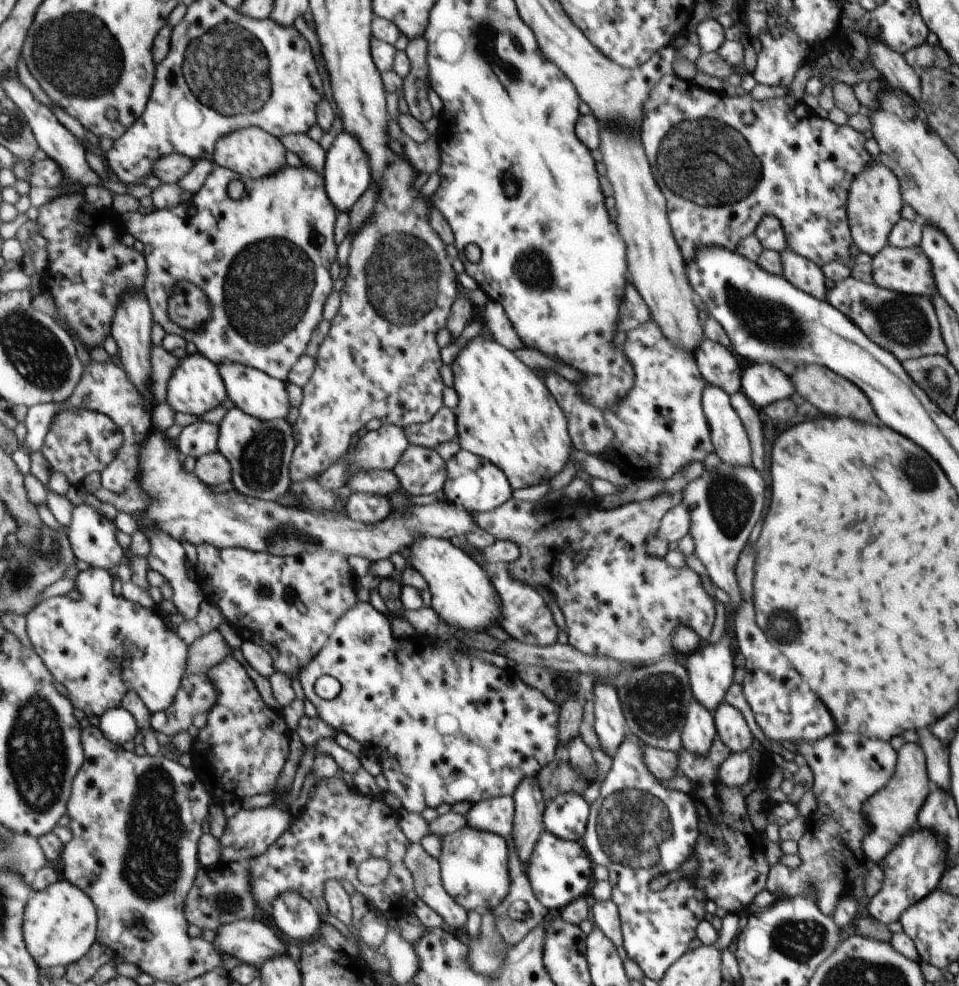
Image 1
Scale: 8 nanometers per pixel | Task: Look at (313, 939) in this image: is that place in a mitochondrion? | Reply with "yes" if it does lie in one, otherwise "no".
no

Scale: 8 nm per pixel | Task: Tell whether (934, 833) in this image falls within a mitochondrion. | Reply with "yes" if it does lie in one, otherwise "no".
no

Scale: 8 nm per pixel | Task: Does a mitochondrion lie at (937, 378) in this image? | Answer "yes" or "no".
yes

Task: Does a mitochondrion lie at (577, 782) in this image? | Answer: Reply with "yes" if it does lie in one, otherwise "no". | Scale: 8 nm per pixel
no

